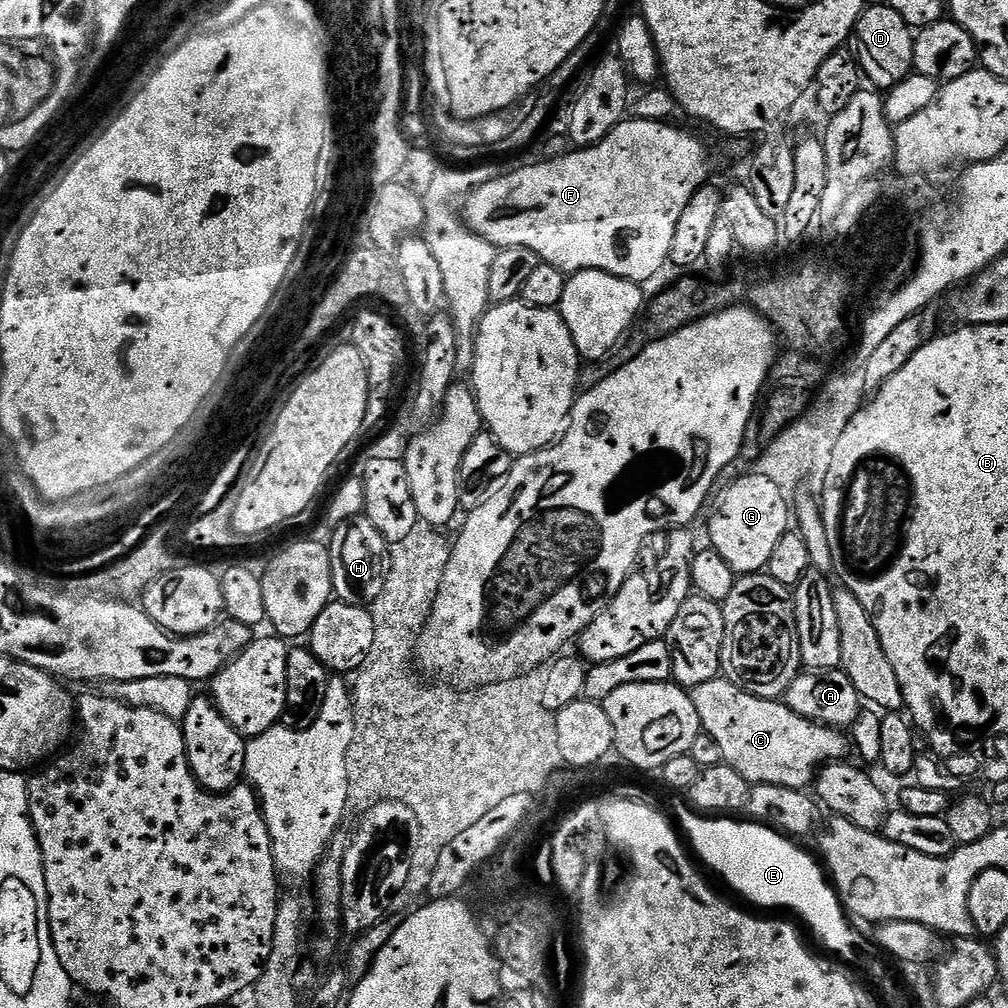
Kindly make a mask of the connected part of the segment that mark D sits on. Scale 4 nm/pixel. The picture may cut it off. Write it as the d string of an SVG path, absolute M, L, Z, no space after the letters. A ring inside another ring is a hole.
M890 4L872 6L869 5L859 18L859 22L856 23L853 35L853 43L856 42L856 48L854 52L857 57L857 63L860 65L861 73L874 84L875 89L882 92L887 92L889 89L897 85L898 82L905 79L905 77L911 75L913 71L913 56L914 48L913 42L915 35L913 29L911 29L905 19L902 18L896 10L892 8Z

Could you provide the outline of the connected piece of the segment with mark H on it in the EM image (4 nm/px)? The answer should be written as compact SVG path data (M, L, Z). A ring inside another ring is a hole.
M361 514L352 520L342 522L338 530L330 536L330 566L332 567L332 591L335 599L342 604L362 604L370 606L382 594L384 579L388 573L388 549L386 538L378 534L374 522Z

